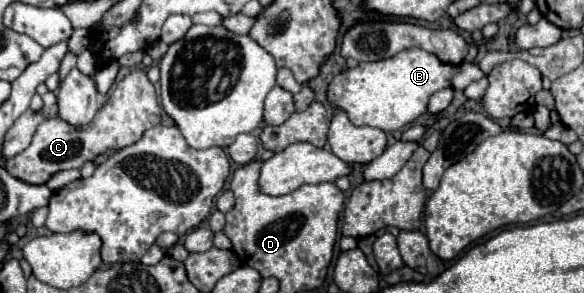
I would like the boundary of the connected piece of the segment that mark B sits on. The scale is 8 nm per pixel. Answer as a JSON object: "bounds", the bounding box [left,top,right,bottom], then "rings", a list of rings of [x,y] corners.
{"bounds":[329,47,457,131],"rings":[[[411,47],[397,55],[373,63],[359,63],[333,77],[329,85],[329,101],[333,107],[341,107],[353,125],[369,125],[383,131],[397,131],[427,111],[429,97],[451,85],[457,65],[441,63],[429,51]]]}

